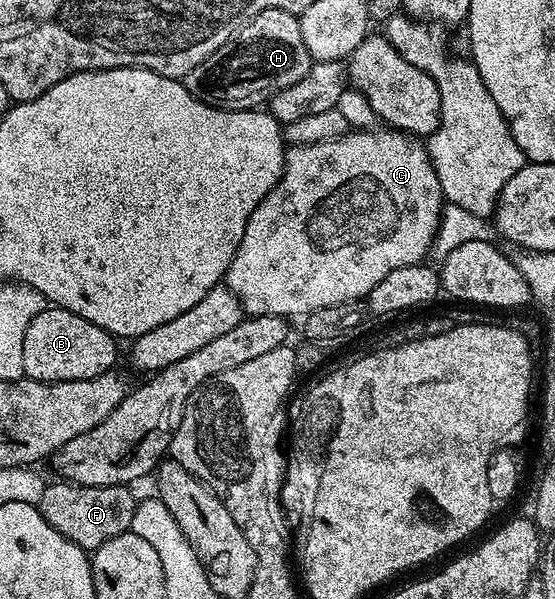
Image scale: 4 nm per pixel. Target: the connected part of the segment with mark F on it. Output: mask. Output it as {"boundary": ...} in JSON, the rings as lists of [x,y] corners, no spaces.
{"boundary":[[[66,482],[44,483],[41,490],[41,498],[37,505],[39,512],[69,542],[81,546],[84,550],[94,550],[109,542],[109,538],[117,538],[117,534],[128,531],[133,522],[133,514],[137,503],[137,496],[131,493],[132,489],[126,484],[114,484],[113,486],[81,486],[80,484],[68,484]]]}

